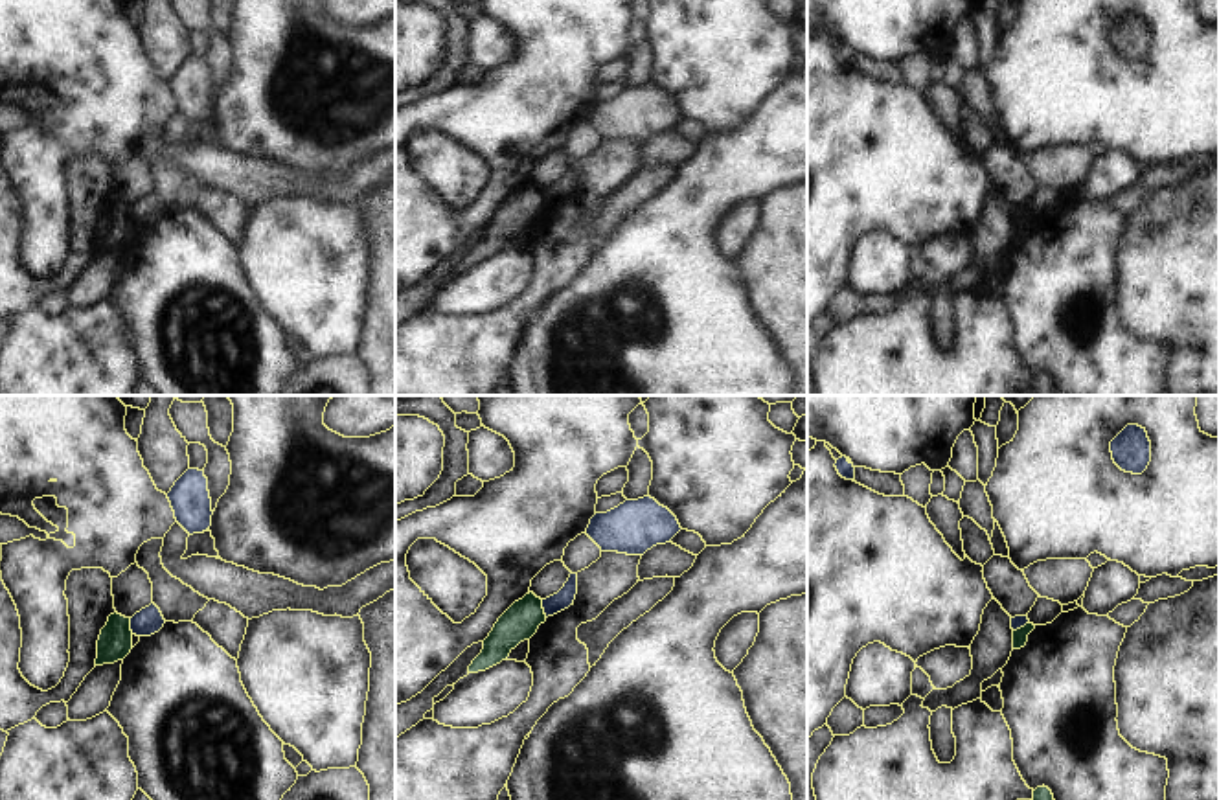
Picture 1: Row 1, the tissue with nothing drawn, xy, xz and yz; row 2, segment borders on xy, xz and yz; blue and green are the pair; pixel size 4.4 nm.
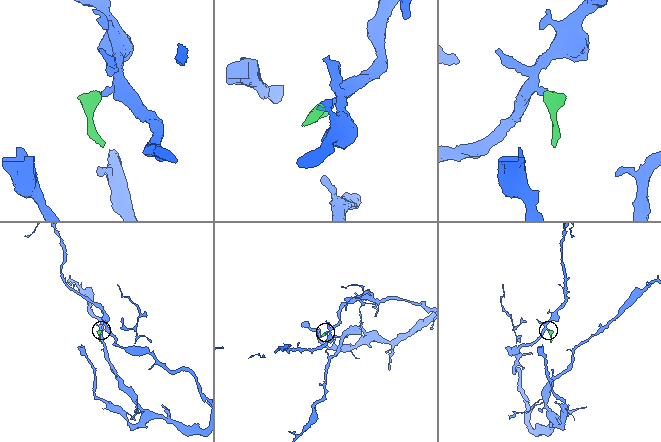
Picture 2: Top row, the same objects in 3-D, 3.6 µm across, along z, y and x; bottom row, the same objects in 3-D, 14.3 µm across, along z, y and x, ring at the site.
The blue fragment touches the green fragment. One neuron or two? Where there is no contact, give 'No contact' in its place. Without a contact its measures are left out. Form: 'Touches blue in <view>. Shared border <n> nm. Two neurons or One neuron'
Touches blue in xz. Shared border 80 nm. Two neurons.

